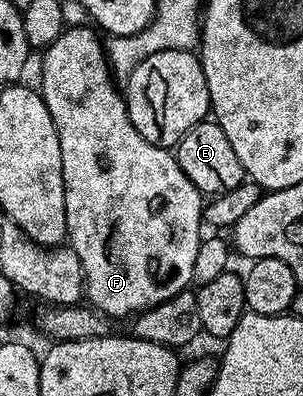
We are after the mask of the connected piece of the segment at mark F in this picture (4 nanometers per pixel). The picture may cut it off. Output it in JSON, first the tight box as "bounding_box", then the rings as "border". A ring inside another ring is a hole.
{"bounding_box":[38,25,204,320],"border":[[[87,25],[67,27],[48,47],[44,48],[40,56],[42,64],[38,89],[43,96],[43,102],[50,111],[55,131],[58,132],[59,147],[62,148],[63,199],[66,209],[66,228],[68,229],[66,242],[74,252],[78,252],[78,260],[84,273],[87,305],[102,311],[110,320],[128,317],[131,319],[144,310],[150,309],[151,306],[162,304],[162,300],[170,300],[170,296],[178,296],[178,292],[189,289],[194,272],[194,259],[198,257],[198,248],[202,241],[200,226],[202,227],[204,196],[190,182],[189,177],[182,172],[175,155],[169,149],[150,144],[134,128],[133,122],[129,118],[127,101],[121,93],[118,94],[114,86],[111,67],[104,56],[103,43],[89,28],[91,27]]]}

